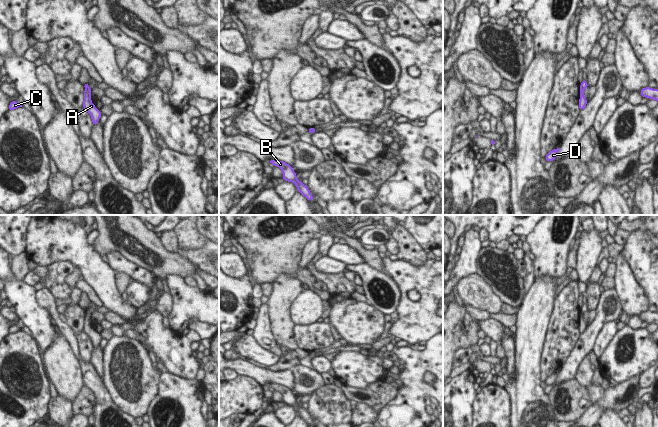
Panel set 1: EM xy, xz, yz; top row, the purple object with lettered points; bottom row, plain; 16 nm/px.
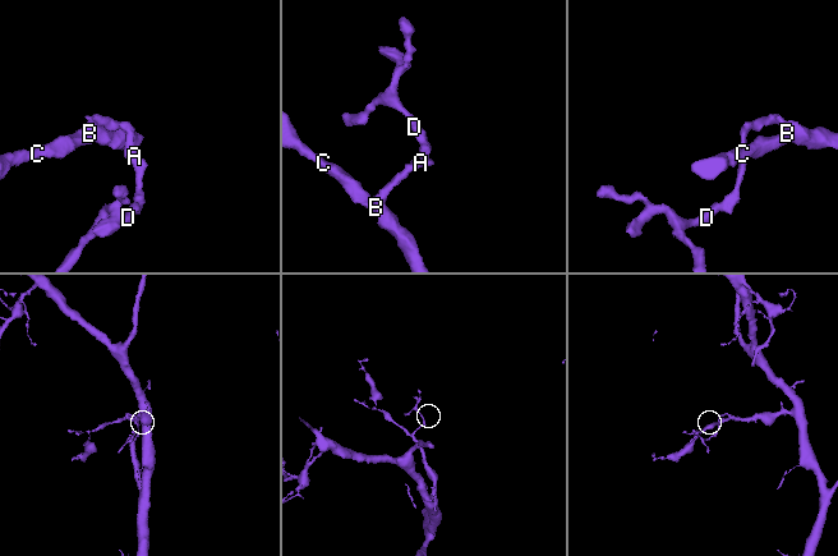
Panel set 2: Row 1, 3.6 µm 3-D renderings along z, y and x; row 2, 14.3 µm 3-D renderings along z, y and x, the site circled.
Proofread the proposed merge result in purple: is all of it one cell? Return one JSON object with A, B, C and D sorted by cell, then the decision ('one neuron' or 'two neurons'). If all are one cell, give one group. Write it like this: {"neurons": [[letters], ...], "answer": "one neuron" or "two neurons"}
{"neurons": [["A", "B", "C", "D"]], "answer": "one neuron"}

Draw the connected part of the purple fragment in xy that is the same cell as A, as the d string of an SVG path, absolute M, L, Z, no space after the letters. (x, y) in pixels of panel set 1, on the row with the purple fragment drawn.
M86 83L83 86L85 87L83 107L90 114L93 125L95 125L95 124L97 124L99 122L99 119L100 119L102 113L92 103L92 100L91 100L91 88L88 86L88 83Z

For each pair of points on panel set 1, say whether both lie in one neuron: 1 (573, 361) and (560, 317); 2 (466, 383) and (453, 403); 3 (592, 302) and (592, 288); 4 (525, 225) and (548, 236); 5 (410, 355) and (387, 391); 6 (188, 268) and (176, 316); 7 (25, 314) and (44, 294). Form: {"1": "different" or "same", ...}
{"1": "different", "2": "same", "3": "same", "4": "different", "5": "different", "6": "different", "7": "different"}

